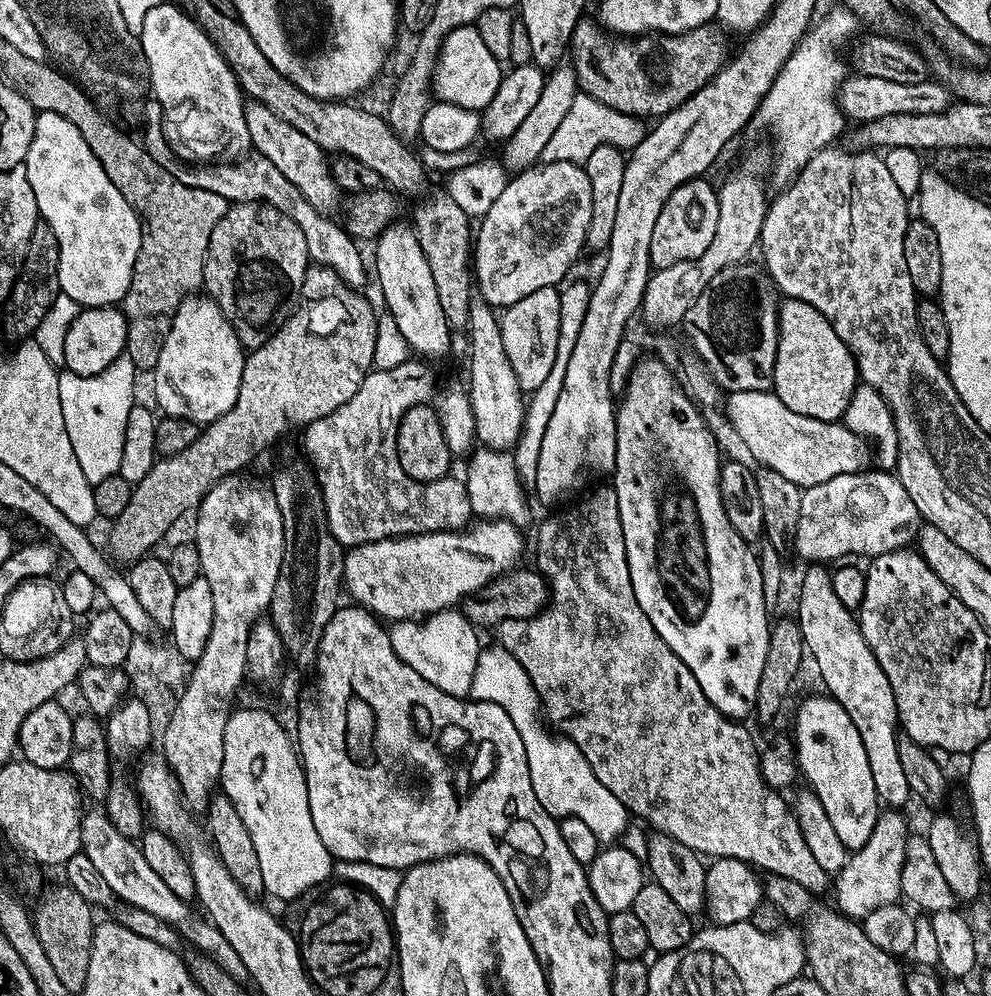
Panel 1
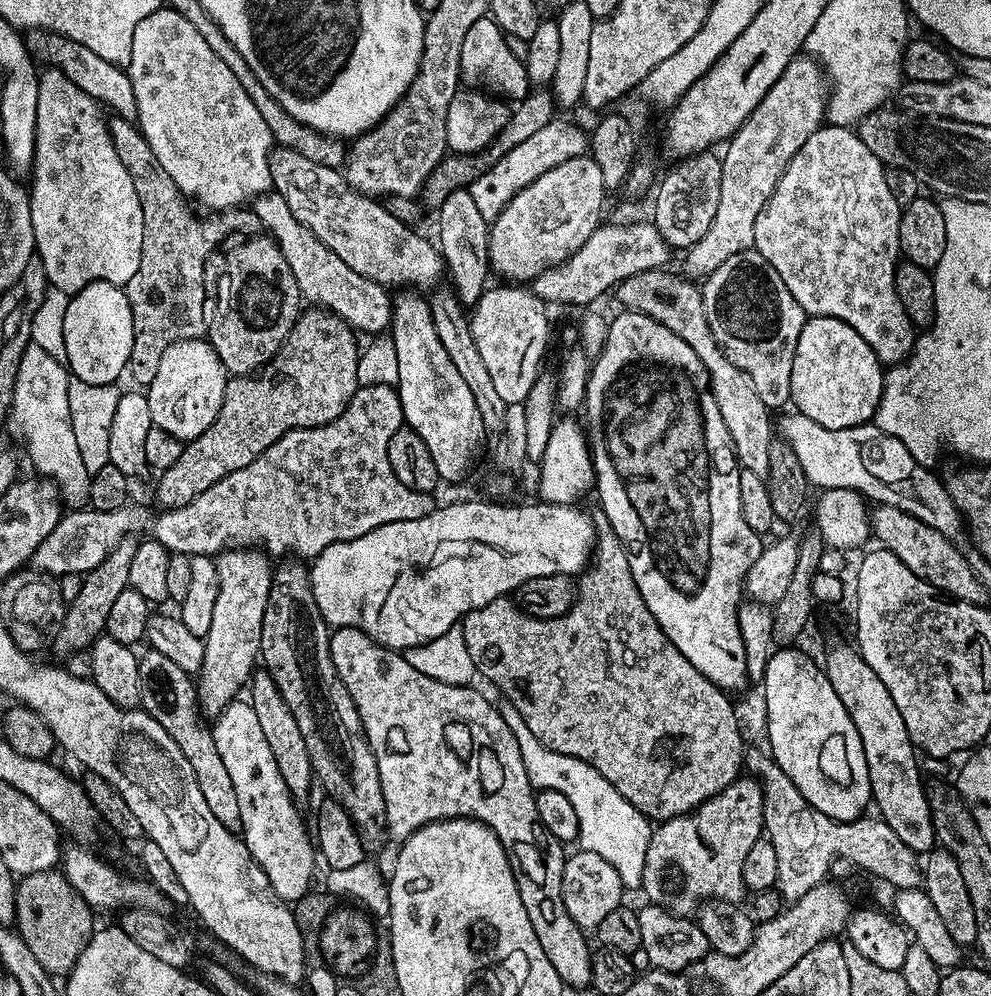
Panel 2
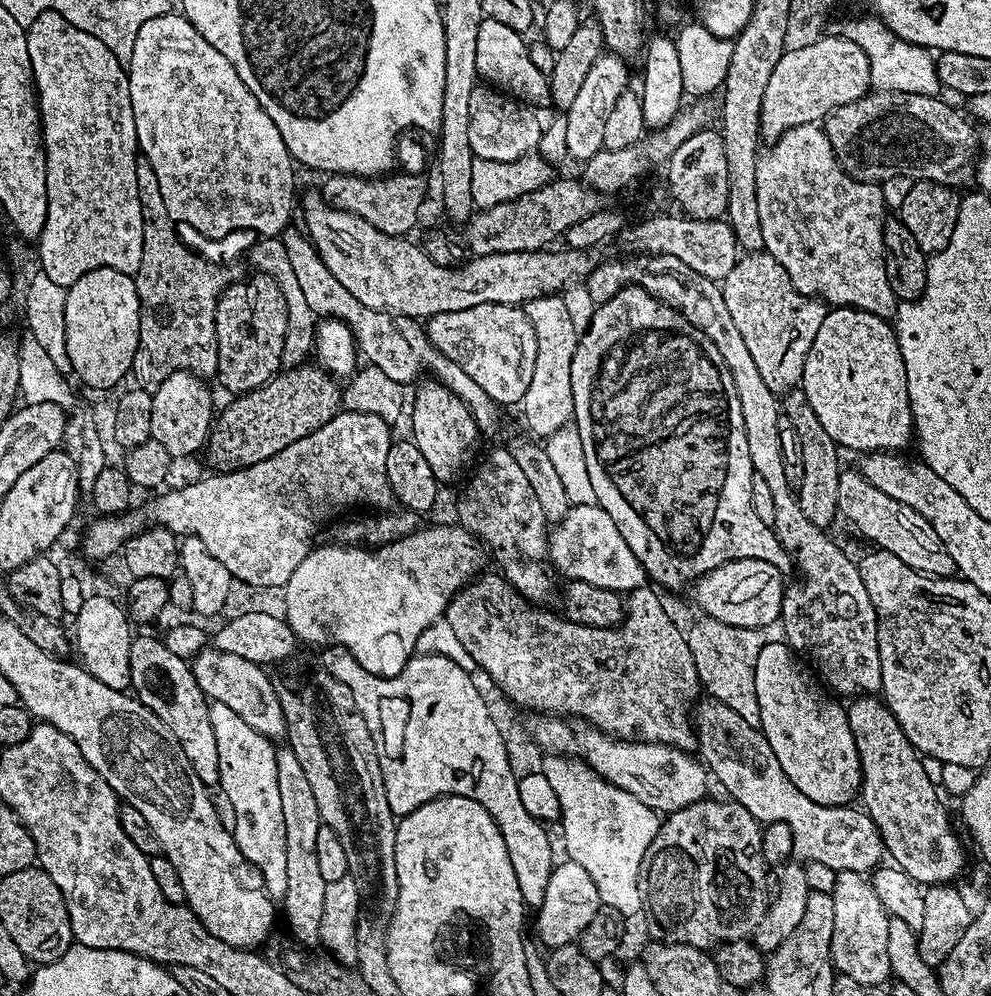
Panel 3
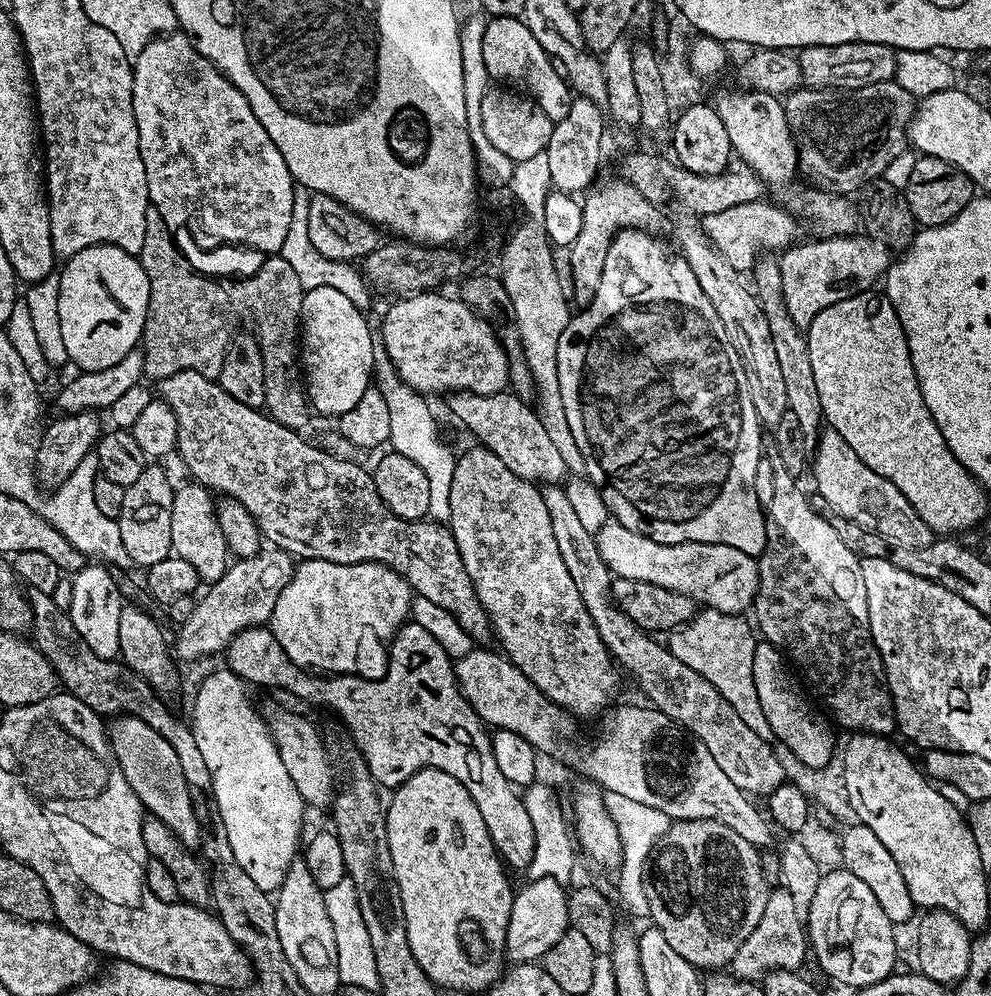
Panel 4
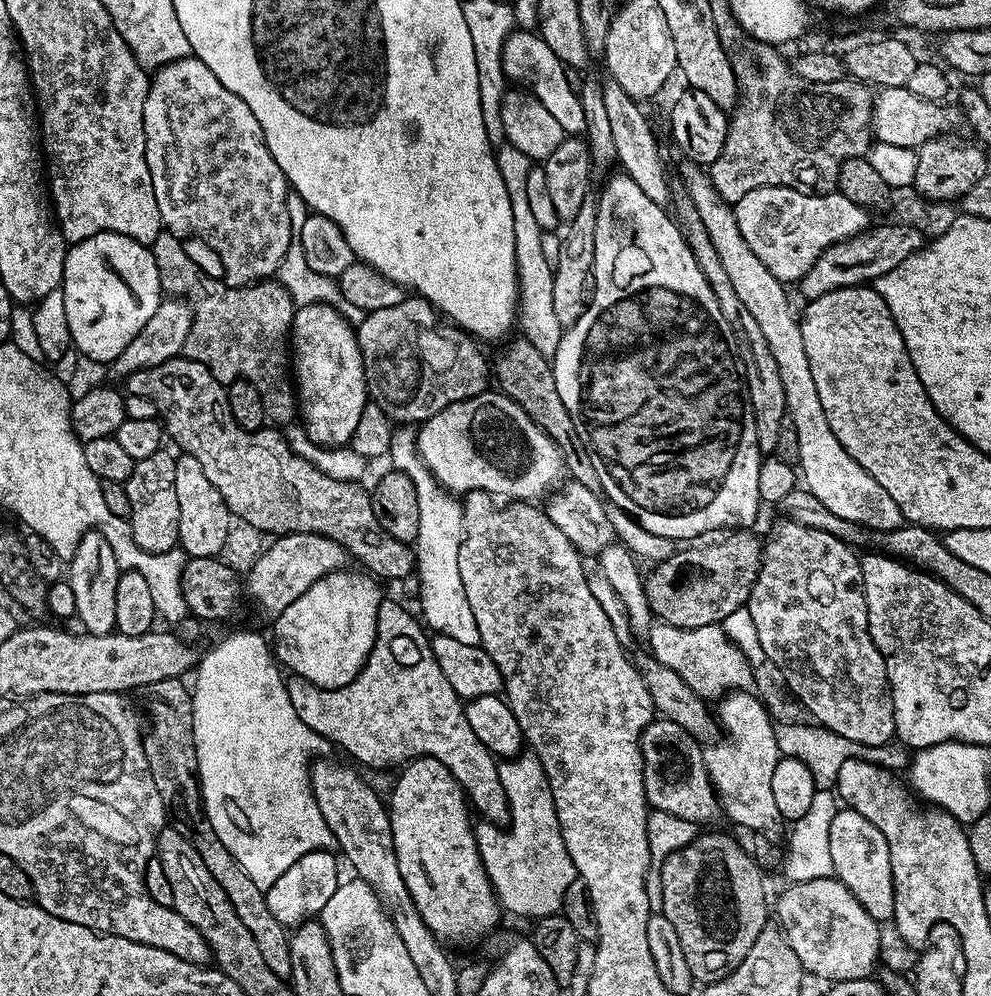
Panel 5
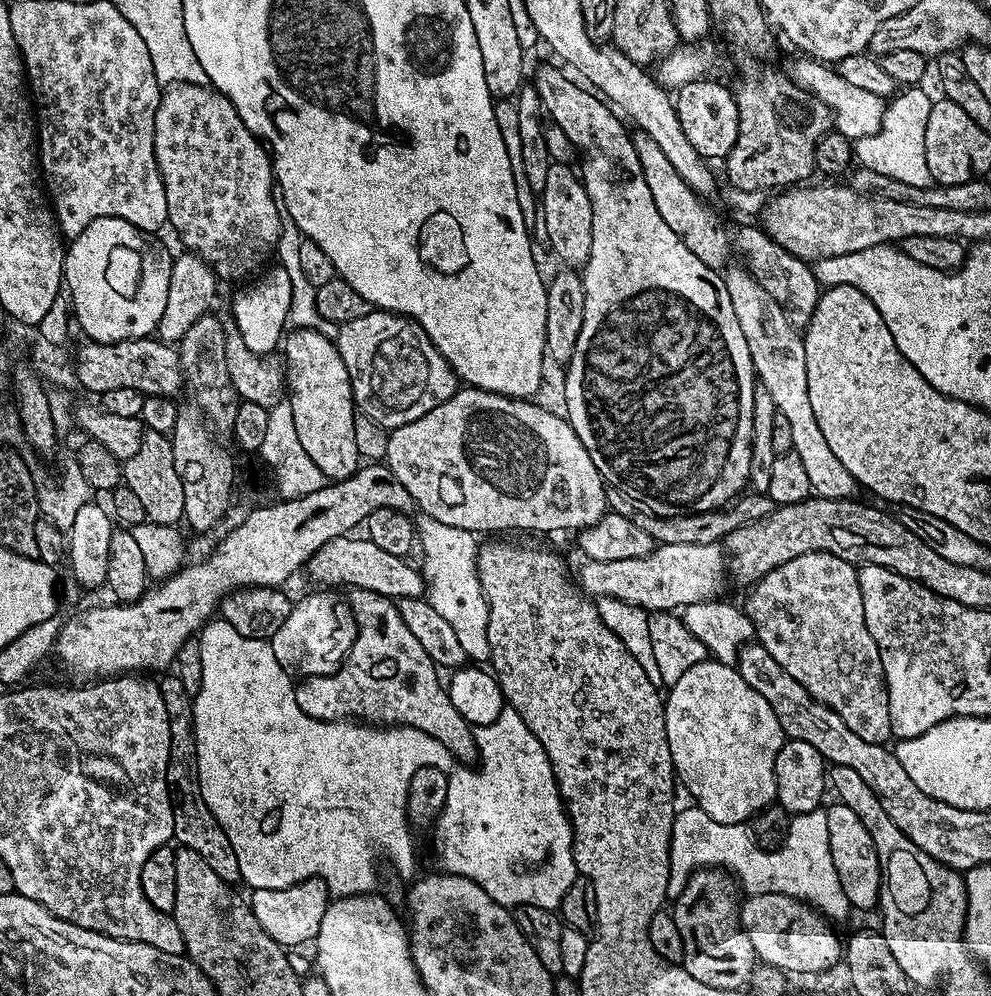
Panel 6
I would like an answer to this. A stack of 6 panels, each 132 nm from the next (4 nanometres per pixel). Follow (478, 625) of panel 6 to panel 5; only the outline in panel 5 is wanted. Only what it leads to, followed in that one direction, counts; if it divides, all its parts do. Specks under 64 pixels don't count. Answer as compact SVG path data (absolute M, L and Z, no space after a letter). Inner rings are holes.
M399 425L391 434L391 448L388 455L392 460L391 467L397 472L404 472L414 484L418 501L418 534L414 541L414 572L420 575L420 608L424 611L422 620L433 633L455 638L466 646L479 644L478 622L474 622L474 610L470 610L470 602L466 602L466 590L462 590L462 574L458 574L458 550L464 537L464 510L459 499L441 488L428 468L421 461L416 448L416 431L411 425Z

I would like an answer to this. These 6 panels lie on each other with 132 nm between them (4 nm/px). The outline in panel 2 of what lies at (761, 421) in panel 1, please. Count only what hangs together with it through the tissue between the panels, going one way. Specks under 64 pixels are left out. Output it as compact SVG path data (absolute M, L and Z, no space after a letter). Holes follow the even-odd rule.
M789 411L789 416L778 420L779 435L790 446L794 446L794 454L798 454L798 462L802 462L802 470L806 470L806 478L813 489L823 490L826 488L849 488L860 493L865 500L873 505L894 506L898 510L906 510L914 518L926 522L934 530L953 542L960 542L966 536L966 521L957 506L950 498L948 485L943 479L940 480L932 473L931 467L917 462L914 454L898 442L898 438L884 432L875 422L850 426L846 430L826 430L826 426L818 426L810 418L806 418L801 412Z

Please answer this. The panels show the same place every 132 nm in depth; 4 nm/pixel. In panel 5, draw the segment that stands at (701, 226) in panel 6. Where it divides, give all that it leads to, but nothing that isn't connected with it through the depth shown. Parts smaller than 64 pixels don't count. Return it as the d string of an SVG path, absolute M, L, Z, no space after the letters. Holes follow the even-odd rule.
M608 78L602 84L604 98L606 100L606 115L610 122L610 131L614 138L614 150L616 151L616 164L630 178L634 178L634 183L646 193L646 198L650 202L661 206L667 205L667 200L673 199L672 192L668 189L668 176L664 173L664 162L660 158L660 148L656 145L656 136L652 133L652 124L648 121L648 116L643 112L641 105Z

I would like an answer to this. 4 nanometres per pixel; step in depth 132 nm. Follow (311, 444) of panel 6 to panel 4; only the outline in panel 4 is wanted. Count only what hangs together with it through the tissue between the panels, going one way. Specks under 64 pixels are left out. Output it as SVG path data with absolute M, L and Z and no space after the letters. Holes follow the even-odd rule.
M326 285L305 291L301 315L301 365L311 407L338 418L353 410L373 379L371 325L352 300Z

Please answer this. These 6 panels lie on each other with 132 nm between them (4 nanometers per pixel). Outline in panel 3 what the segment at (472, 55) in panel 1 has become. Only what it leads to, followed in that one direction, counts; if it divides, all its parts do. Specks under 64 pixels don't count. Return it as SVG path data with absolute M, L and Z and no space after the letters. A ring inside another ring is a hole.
M485 18L482 26L478 26L478 62L476 75L481 81L495 86L502 92L516 97L517 100L544 110L552 103L551 86L545 69L540 69L532 61L528 53L528 44L519 32L510 30L510 26L502 26L502 22L494 22Z

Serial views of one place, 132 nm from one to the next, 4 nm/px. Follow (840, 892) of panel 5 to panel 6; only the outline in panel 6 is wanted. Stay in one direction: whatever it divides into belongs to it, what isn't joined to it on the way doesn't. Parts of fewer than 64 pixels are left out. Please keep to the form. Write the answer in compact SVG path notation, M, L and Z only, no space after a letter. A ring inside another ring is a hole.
M767 892L766 894L758 894L757 896L748 896L740 905L740 927L743 928L746 938L750 938L750 946L754 946L757 961L761 965L769 968L779 968L785 974L791 972L824 972L827 968L832 968L835 964L839 965L842 960L842 940L836 937L836 932L831 923L821 913L817 912L810 904L805 904L803 900L796 900L793 896L786 894L778 894L777 892Z

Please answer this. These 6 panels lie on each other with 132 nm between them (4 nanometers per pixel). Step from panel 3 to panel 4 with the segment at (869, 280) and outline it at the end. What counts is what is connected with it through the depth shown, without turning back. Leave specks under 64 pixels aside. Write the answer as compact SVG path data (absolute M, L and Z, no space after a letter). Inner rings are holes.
M743 90L733 96L724 96L715 101L716 113L730 134L733 153L750 166L750 170L762 181L765 189L773 188L777 205L783 206L793 217L809 220L817 237L851 236L858 228L858 212L847 195L819 192L816 188L803 188L795 184L798 169L796 138L788 128L788 119L783 103L777 97L765 92ZM836 195L836 196L835 196ZM785 204L785 205L784 205ZM801 216L801 217L800 217Z

